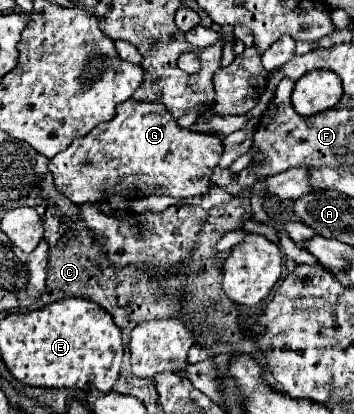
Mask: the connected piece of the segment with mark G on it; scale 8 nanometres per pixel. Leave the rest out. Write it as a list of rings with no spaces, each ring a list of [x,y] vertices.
[[[129,98],[119,104],[113,120],[95,126],[85,138],[75,140],[75,144],[51,158],[49,170],[59,192],[77,204],[107,200],[113,194],[125,198],[157,194],[181,200],[209,190],[209,178],[221,154],[219,136],[183,130],[161,104]]]

